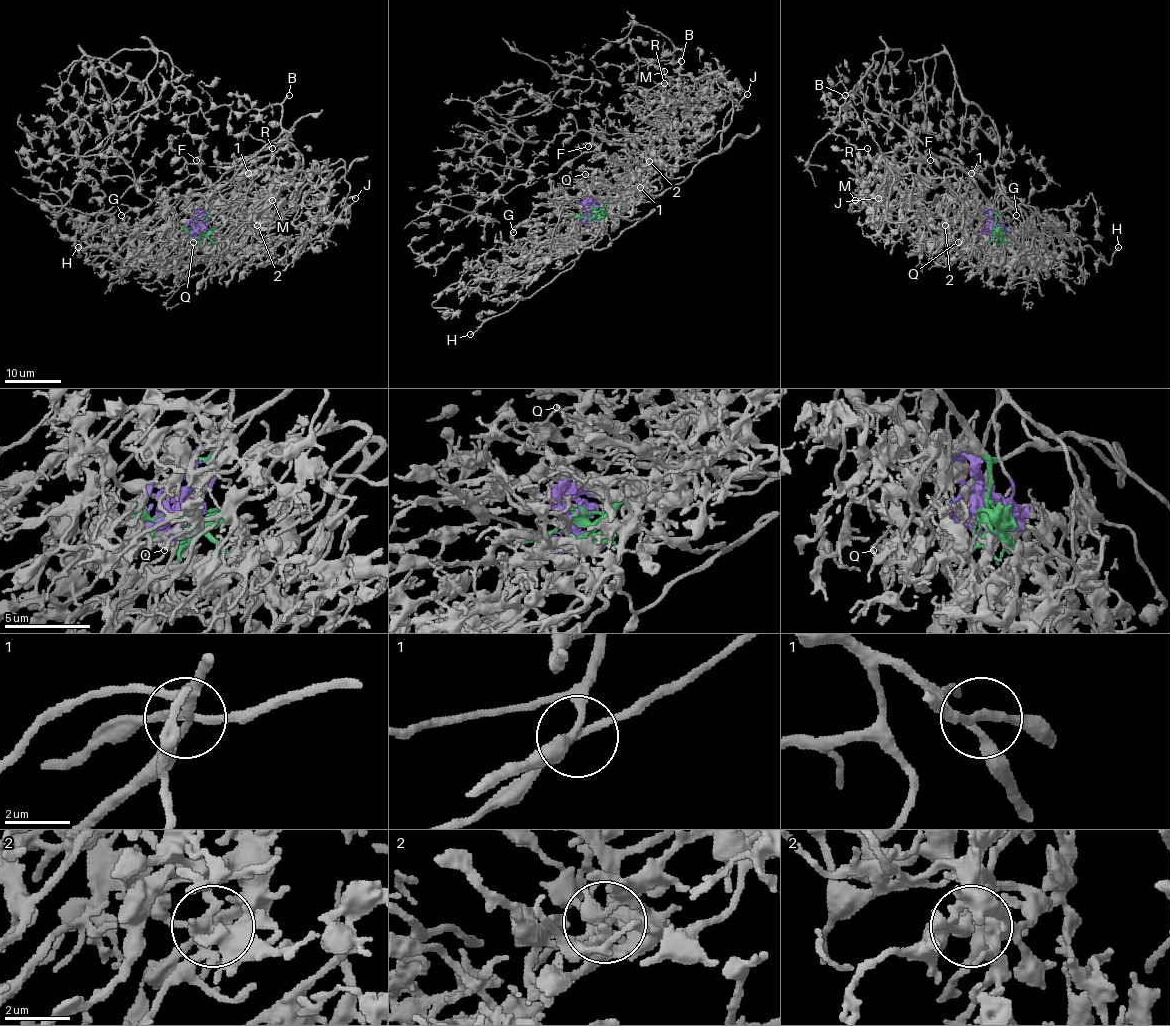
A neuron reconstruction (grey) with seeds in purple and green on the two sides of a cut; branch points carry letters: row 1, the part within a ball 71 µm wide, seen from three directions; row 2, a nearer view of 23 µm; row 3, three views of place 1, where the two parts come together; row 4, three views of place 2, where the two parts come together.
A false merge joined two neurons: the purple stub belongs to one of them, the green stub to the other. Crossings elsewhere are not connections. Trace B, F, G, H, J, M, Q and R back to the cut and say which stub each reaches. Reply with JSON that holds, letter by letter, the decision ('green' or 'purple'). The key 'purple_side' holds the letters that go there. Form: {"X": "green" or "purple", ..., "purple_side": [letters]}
{"B": "green", "F": "green", "G": "green", "H": "purple", "J": "purple", "M": "purple", "Q": "purple", "R": "green", "purple_side": ["H", "J", "M", "Q"]}

